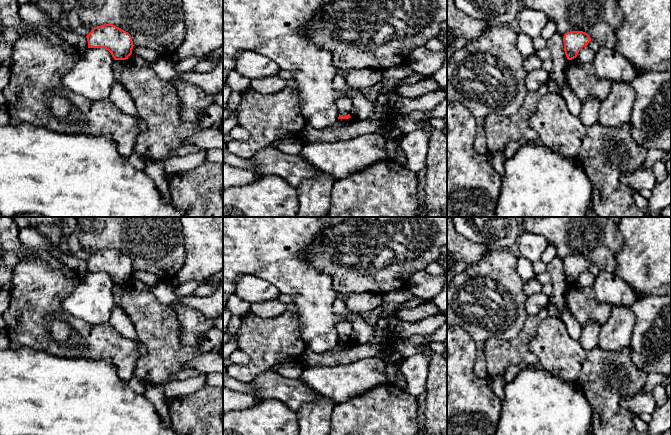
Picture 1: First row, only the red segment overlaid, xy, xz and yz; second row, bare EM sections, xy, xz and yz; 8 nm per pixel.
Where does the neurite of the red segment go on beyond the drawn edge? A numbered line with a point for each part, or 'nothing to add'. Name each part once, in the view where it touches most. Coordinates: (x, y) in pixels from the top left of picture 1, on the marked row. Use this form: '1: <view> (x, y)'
nothing to add

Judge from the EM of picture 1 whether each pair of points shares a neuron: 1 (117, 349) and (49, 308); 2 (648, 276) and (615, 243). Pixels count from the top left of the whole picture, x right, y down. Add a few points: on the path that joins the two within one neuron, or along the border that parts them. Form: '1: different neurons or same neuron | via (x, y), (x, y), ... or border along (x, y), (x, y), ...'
1: same neuron | via (100, 341), (80, 339), (66, 325)
2: different neurons | border along (618, 227), (623, 246), (615, 255), (615, 272)

